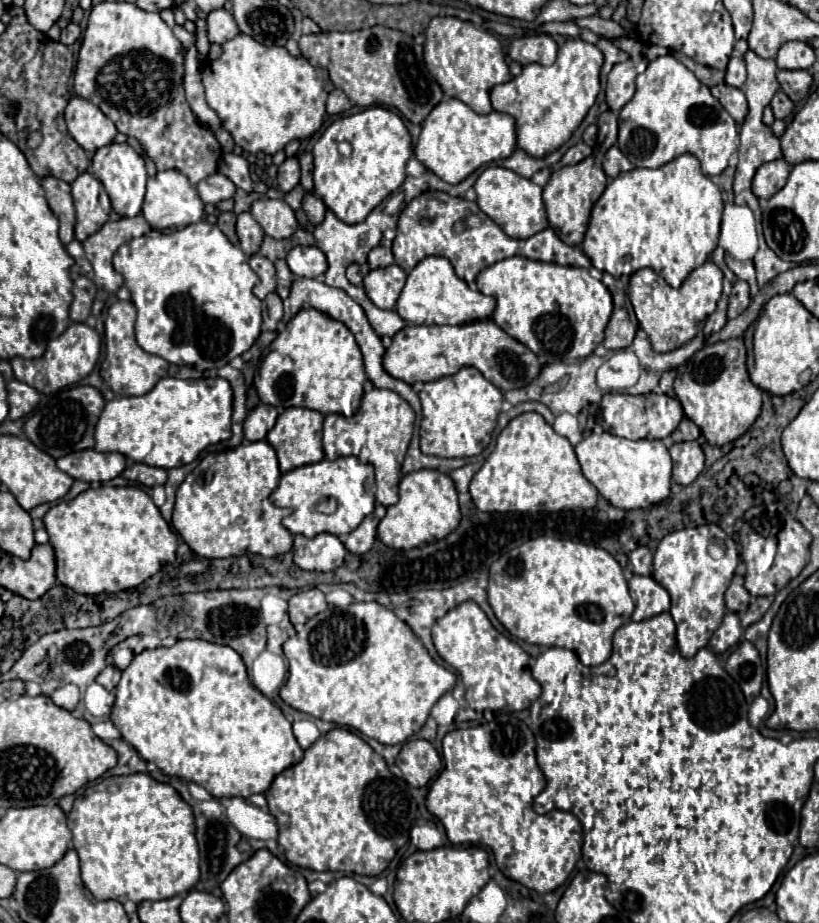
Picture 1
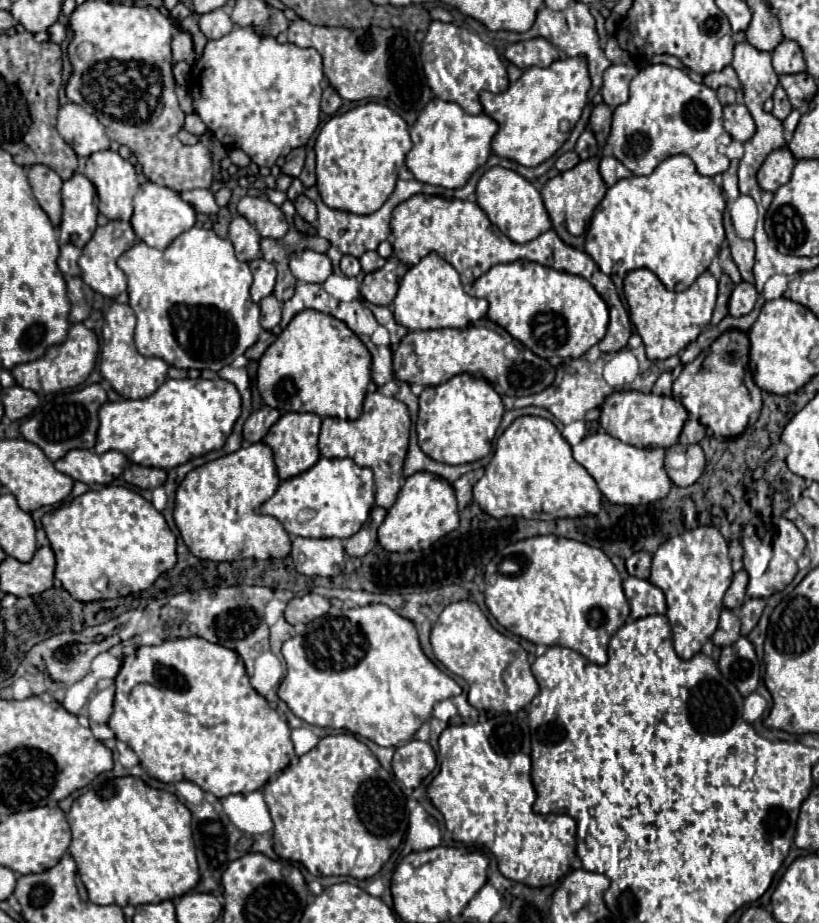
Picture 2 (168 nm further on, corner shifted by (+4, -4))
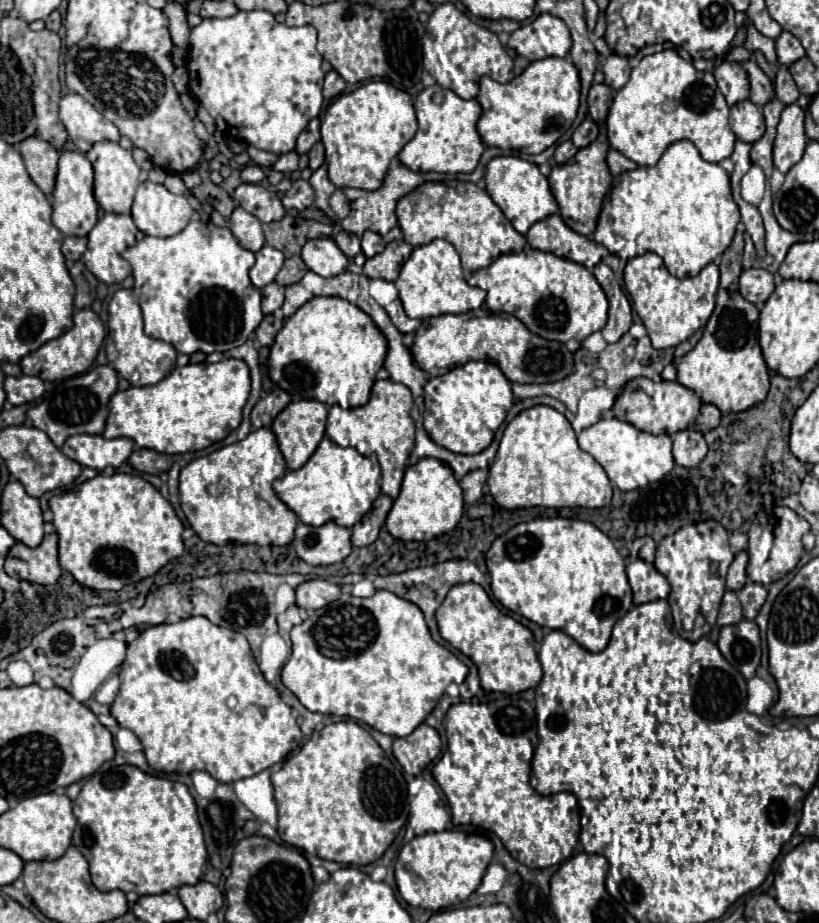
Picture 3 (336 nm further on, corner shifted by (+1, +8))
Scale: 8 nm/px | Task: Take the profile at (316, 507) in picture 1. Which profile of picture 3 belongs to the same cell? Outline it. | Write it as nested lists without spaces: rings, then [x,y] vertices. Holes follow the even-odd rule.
[[[328,437],[322,439],[314,455],[296,471],[288,471],[274,483],[276,495],[300,517],[302,523],[320,527],[334,519],[342,527],[356,525],[380,495],[380,465],[376,455],[364,457],[352,447],[340,447]]]

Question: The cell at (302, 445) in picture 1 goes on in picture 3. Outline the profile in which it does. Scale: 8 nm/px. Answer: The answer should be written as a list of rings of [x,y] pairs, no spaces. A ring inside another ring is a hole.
[[[302,399],[302,401],[294,401],[290,403],[272,423],[272,431],[276,435],[278,447],[286,459],[286,465],[290,471],[300,469],[310,455],[316,451],[318,443],[324,437],[324,429],[326,429],[326,417],[328,417],[328,407],[316,399]]]

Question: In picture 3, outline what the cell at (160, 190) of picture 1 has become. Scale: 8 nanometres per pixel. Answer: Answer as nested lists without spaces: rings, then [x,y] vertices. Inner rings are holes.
[[[146,181],[138,187],[132,203],[132,219],[144,235],[170,237],[180,233],[190,217],[192,207],[182,195],[170,193],[164,185]]]

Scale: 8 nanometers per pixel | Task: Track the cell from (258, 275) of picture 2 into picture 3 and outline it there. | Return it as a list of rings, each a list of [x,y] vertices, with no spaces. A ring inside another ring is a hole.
[[[264,245],[256,253],[256,263],[250,269],[250,279],[252,279],[254,287],[266,287],[268,283],[272,283],[280,271],[282,263],[284,263],[284,255],[278,249]]]

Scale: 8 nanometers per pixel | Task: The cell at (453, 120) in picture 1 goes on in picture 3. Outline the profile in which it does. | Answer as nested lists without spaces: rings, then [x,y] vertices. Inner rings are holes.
[[[440,85],[426,87],[418,97],[416,97],[416,117],[418,117],[418,131],[412,141],[404,145],[404,149],[398,153],[398,159],[404,167],[410,171],[436,171],[436,173],[472,173],[480,161],[480,155],[484,151],[484,143],[476,131],[476,121],[480,119],[480,105],[476,99],[460,99],[454,91],[444,89]]]

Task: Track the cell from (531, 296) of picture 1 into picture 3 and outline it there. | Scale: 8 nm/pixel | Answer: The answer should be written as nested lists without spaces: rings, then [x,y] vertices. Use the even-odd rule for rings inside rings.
[[[524,247],[520,253],[500,255],[492,265],[478,269],[474,285],[488,291],[486,305],[490,311],[516,315],[532,333],[550,341],[584,341],[590,333],[600,331],[608,315],[608,299],[592,271],[580,263]]]

